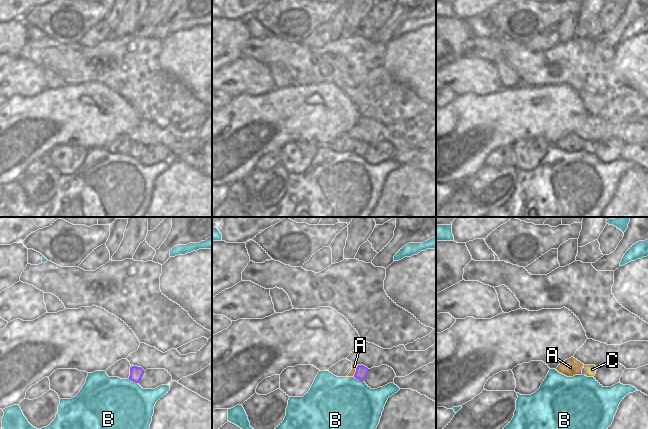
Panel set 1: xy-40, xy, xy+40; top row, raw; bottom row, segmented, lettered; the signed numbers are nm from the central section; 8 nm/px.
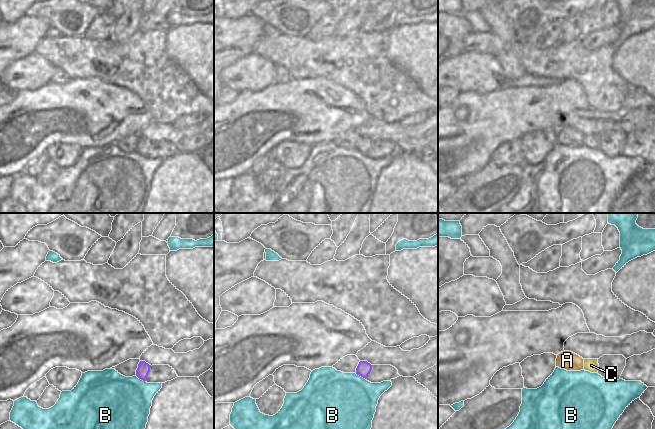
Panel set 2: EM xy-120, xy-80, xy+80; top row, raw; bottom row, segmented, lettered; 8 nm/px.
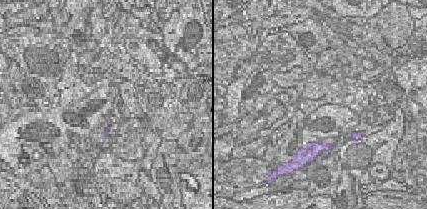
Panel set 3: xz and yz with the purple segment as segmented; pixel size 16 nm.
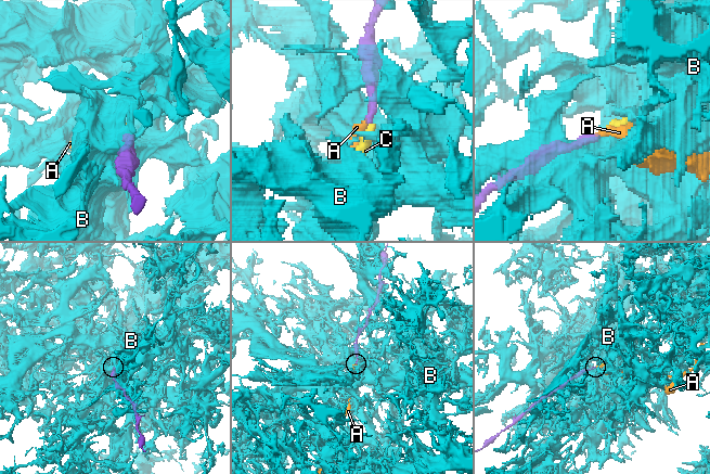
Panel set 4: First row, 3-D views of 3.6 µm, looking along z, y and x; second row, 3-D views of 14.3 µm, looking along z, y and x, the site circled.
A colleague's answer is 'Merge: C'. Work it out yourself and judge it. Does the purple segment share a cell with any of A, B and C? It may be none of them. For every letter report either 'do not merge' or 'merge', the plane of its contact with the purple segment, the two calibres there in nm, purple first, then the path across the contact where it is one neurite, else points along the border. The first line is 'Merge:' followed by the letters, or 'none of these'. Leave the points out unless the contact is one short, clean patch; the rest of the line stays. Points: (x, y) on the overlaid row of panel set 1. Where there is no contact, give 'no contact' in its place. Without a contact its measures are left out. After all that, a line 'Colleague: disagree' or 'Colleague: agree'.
Merge: C
A: do not merge | xy | 100/50 nm
B: do not merge | xy-40 | 110/420 nm
C: merge | xy+40 | 20/100 nm | across xy+40 (583, 368), (583, 370), (589, 370)
Colleague: agree

